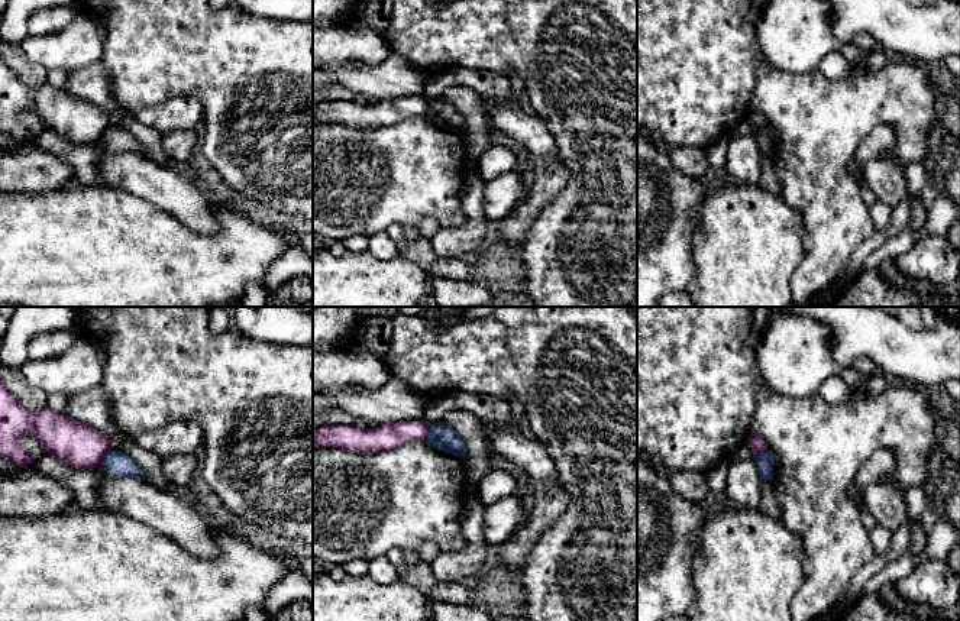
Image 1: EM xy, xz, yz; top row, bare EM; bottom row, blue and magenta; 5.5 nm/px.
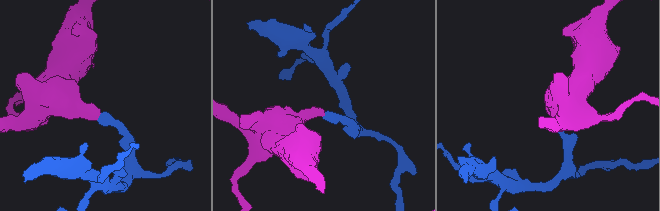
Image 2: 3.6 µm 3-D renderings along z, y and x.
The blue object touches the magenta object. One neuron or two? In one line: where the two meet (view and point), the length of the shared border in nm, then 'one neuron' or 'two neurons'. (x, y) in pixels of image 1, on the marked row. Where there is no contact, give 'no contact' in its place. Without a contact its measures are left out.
xz (429, 432) | 90 nm | two neurons

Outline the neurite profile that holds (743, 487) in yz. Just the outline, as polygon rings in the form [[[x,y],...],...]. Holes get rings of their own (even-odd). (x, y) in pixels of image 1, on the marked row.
[[[727,457],[725,494],[736,507],[759,510],[762,479],[754,457]]]

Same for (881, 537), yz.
[[[882,525],[869,531],[869,537],[876,554],[885,554],[889,550],[892,533]]]

